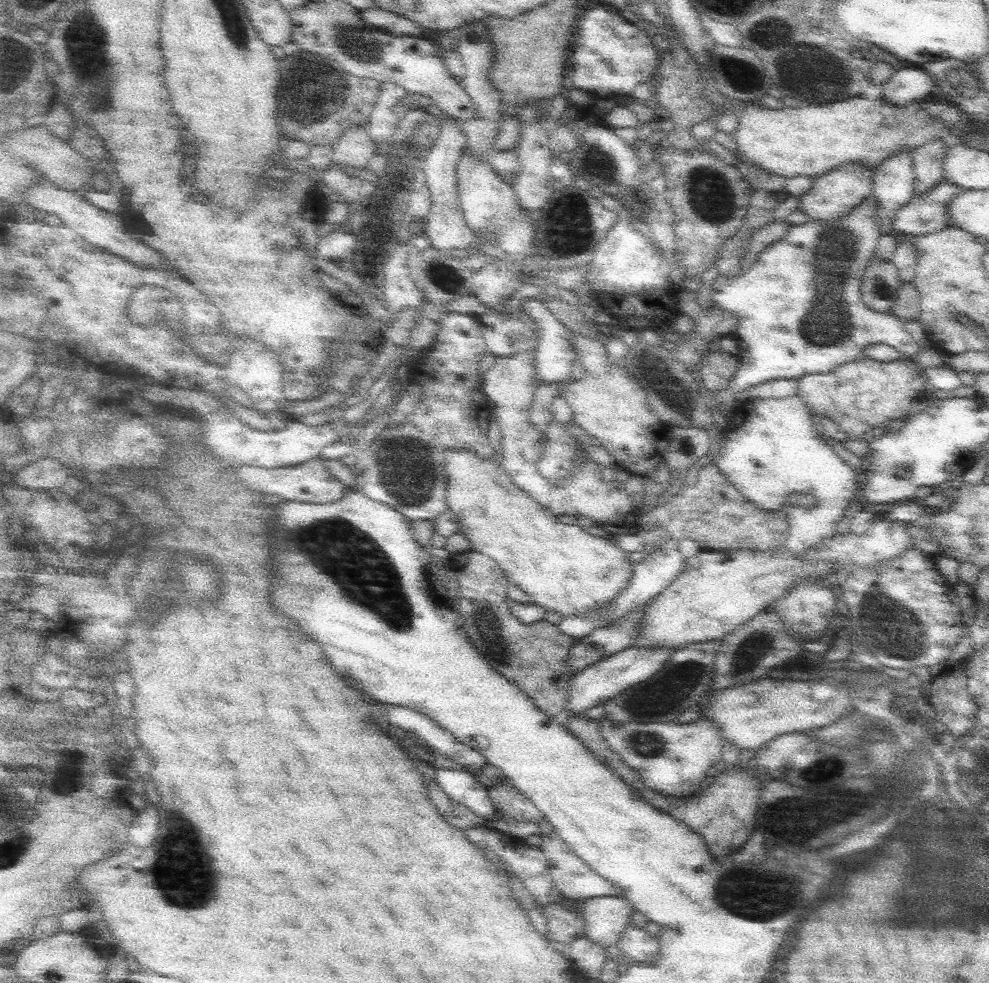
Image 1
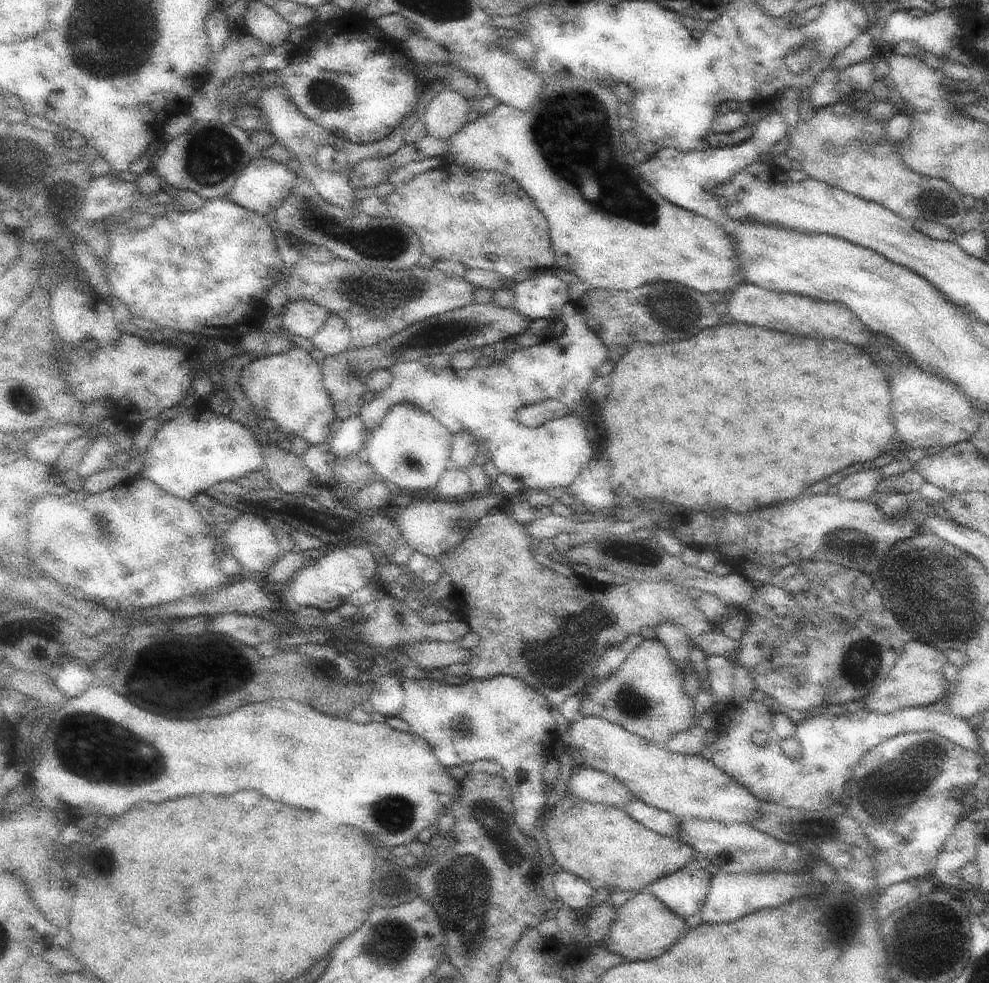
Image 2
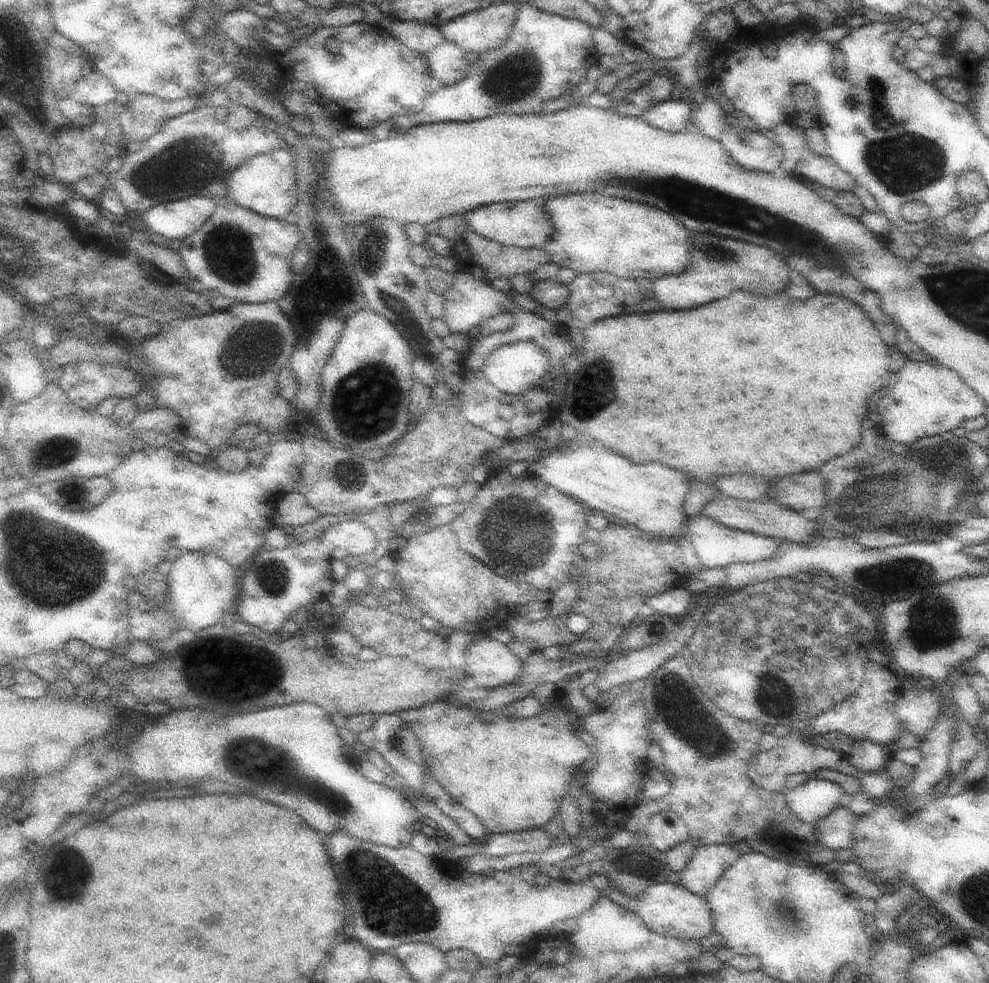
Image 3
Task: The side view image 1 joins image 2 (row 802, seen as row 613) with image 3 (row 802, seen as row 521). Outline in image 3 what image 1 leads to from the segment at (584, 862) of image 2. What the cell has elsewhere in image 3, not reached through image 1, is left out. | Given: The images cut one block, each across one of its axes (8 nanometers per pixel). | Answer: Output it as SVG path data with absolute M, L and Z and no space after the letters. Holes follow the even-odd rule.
M452 700L437 701L434 705L423 705L416 709L403 709L396 714L416 736L425 766L439 786L470 810L489 833L544 828L543 825L560 812L560 800L568 790L576 768L595 753L592 747L580 740L573 715L558 701L531 718L492 714L490 711L457 705Z

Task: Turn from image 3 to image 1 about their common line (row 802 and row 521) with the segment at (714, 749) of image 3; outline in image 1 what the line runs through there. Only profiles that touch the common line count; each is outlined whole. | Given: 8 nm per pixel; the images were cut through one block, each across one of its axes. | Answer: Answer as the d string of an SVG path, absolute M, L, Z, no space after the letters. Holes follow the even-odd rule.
M703 461L696 484L690 488L683 488L670 502L642 511L638 526L639 530L643 531L647 525L660 525L678 542L685 539L696 540L702 551L771 551L782 547L788 539L787 506L804 509L812 507L806 494L790 494L787 504L781 506L780 511L769 513L761 510L742 496L725 474L721 473L715 461Z

